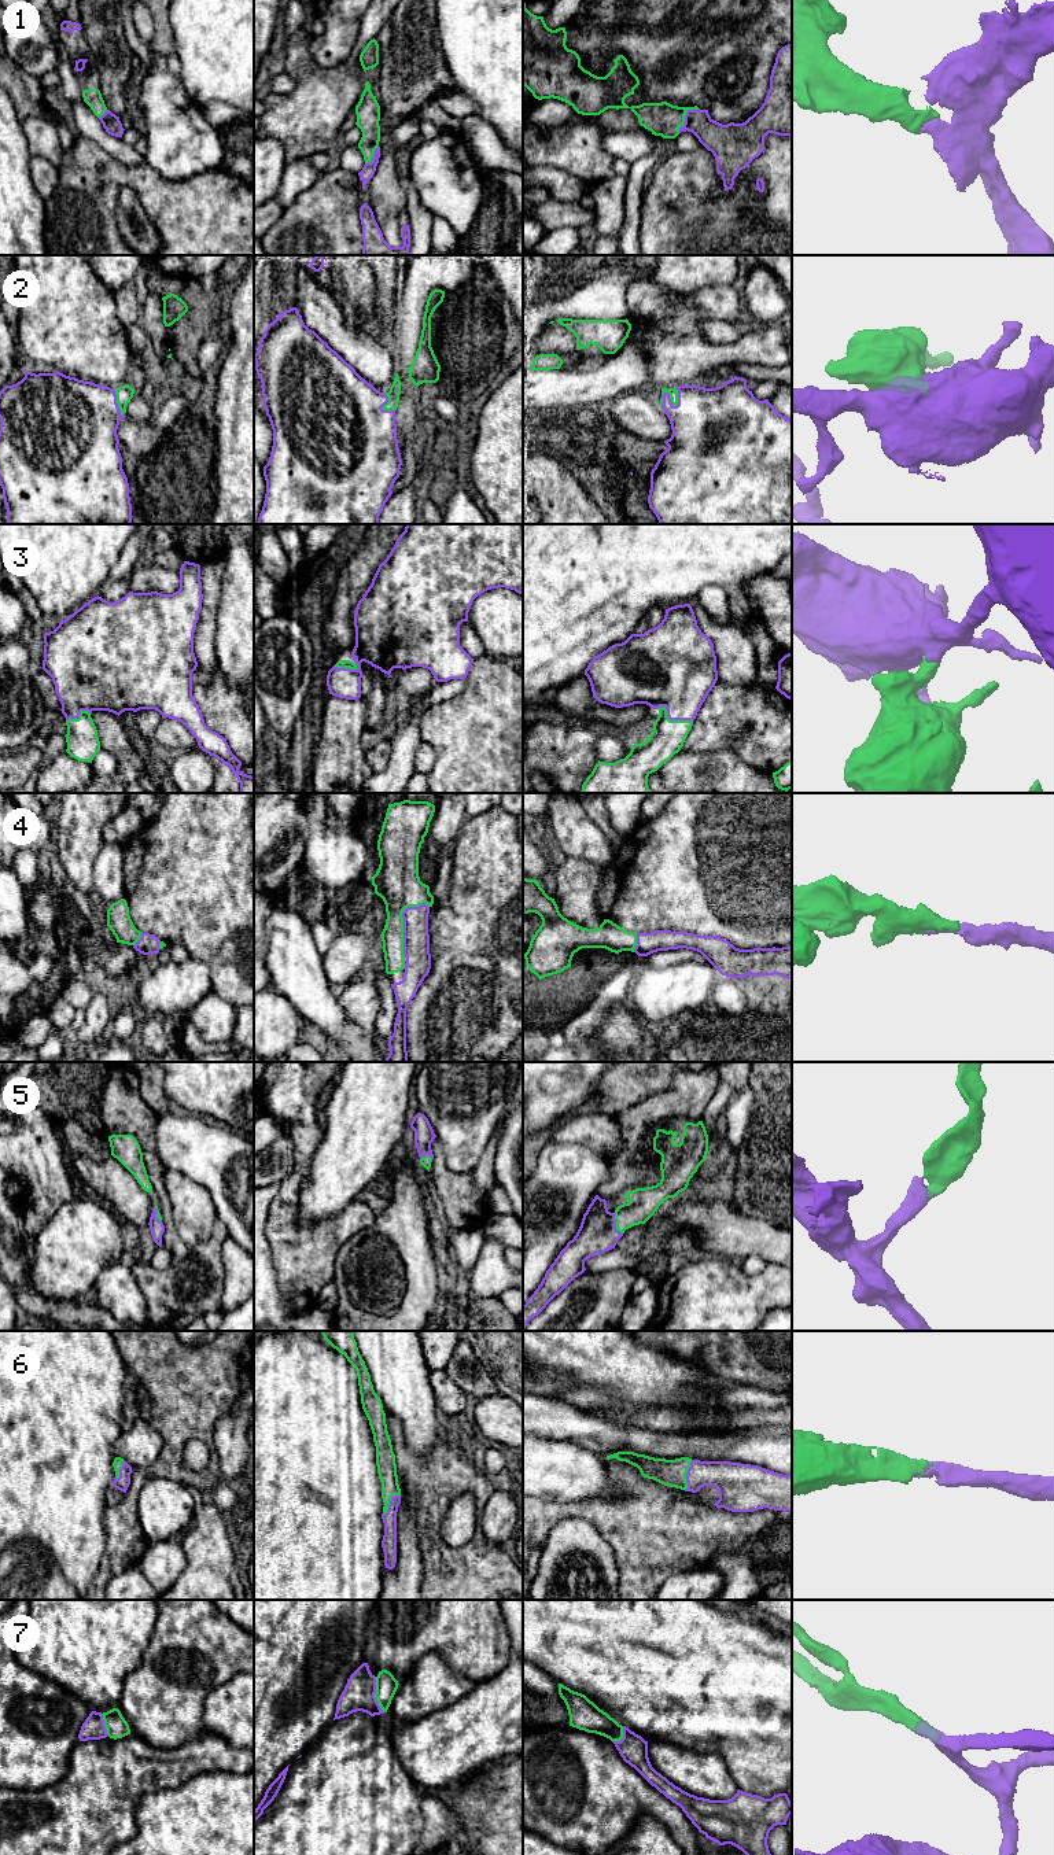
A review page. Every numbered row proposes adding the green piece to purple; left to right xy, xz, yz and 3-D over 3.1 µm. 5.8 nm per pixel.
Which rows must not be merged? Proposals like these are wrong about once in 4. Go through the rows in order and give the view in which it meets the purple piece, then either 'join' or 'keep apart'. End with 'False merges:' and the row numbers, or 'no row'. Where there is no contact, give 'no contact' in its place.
1: contact in yz; join
2: contact in yz; join
3: contact in yz; join
4: contact in xz; join
5: contact in yz; join
6: contact in yz; join
7: contact in xz; join
False merges: no row

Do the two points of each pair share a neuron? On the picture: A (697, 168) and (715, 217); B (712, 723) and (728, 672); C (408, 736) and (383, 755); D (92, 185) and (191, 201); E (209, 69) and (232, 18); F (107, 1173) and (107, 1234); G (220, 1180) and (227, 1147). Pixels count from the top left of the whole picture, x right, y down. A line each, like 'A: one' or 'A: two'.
A: one
B: two
C: two
D: one
E: one
F: two
G: one

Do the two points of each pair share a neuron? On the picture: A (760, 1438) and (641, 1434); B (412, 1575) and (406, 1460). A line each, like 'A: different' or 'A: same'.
A: same
B: different

